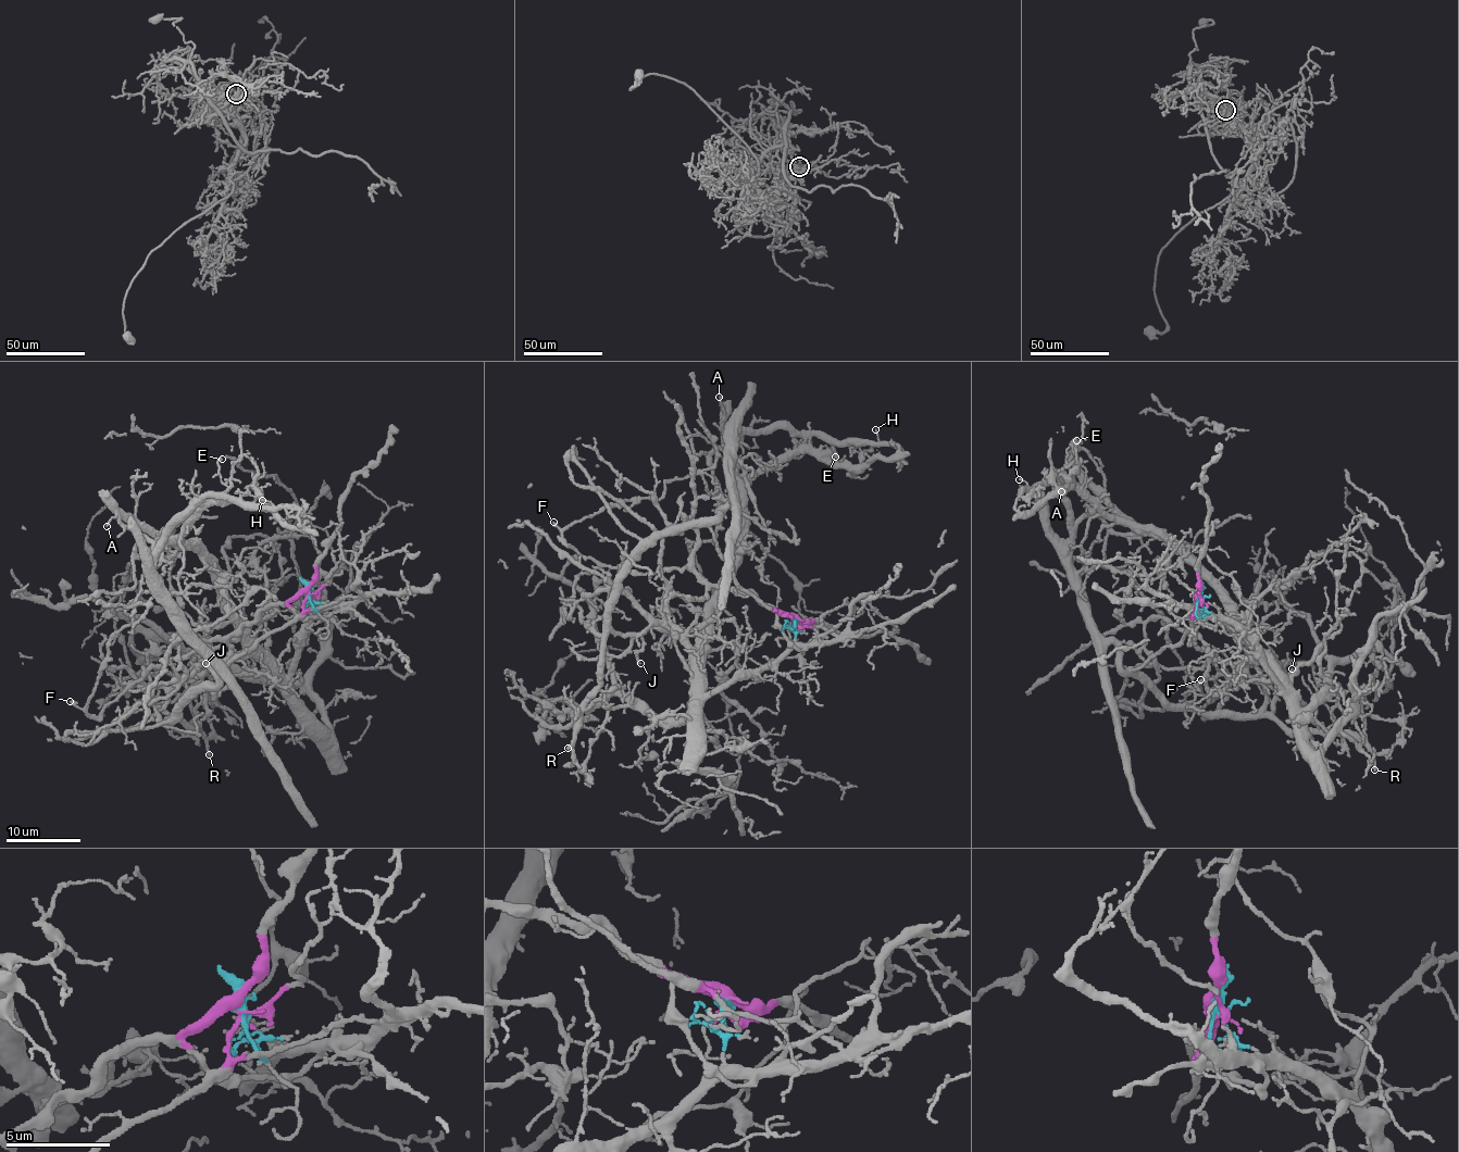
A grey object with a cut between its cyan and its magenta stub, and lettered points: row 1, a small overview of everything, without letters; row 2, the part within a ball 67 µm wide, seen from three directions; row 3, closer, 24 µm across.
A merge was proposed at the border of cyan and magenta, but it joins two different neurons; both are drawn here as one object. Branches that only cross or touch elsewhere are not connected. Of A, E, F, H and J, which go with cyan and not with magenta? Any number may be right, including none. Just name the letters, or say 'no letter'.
no letter

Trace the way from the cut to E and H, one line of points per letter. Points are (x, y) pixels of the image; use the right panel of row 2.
E: (1197, 595), (1179, 642), (1140, 666), (1120, 665), (1095, 627), (1056, 488), (1076, 440)
H: (1197, 595), (1179, 642), (1126, 671), (1095, 627), (1056, 474), (1029, 487), (1019, 478)

